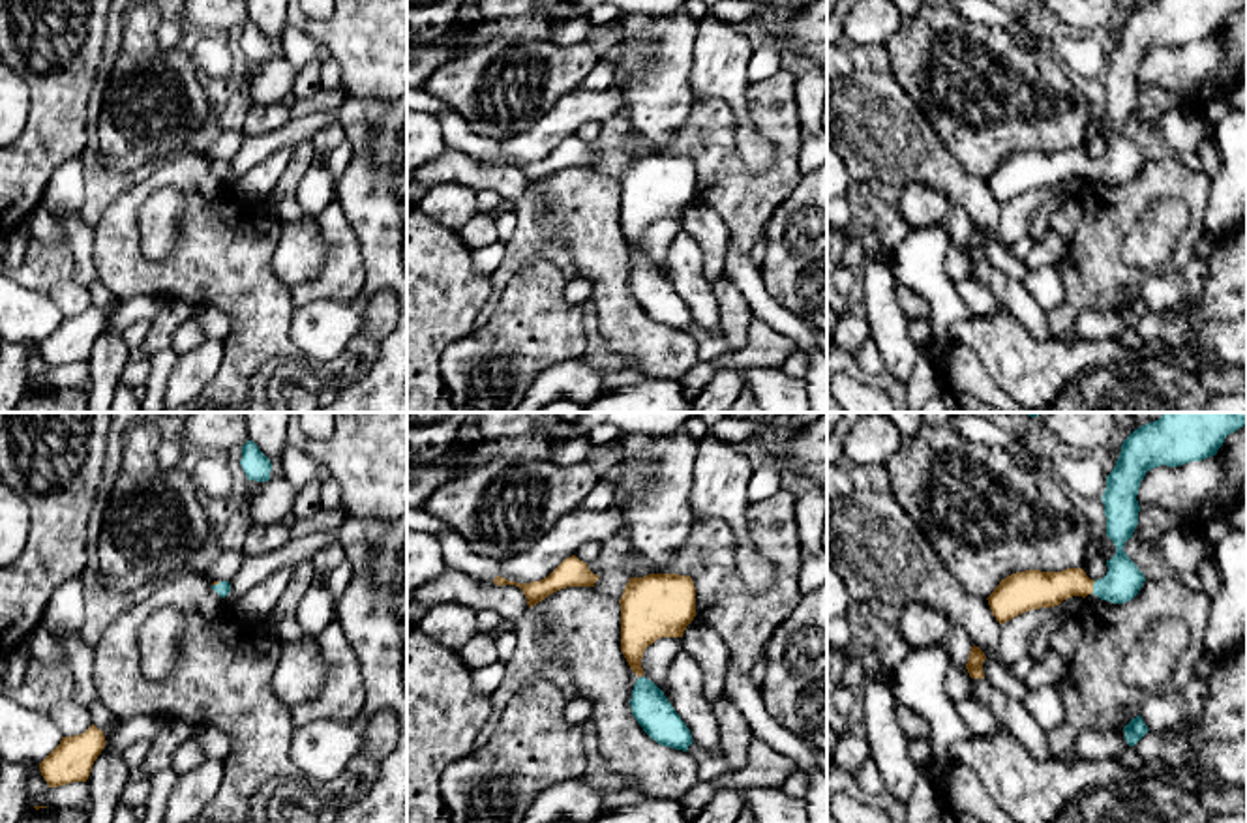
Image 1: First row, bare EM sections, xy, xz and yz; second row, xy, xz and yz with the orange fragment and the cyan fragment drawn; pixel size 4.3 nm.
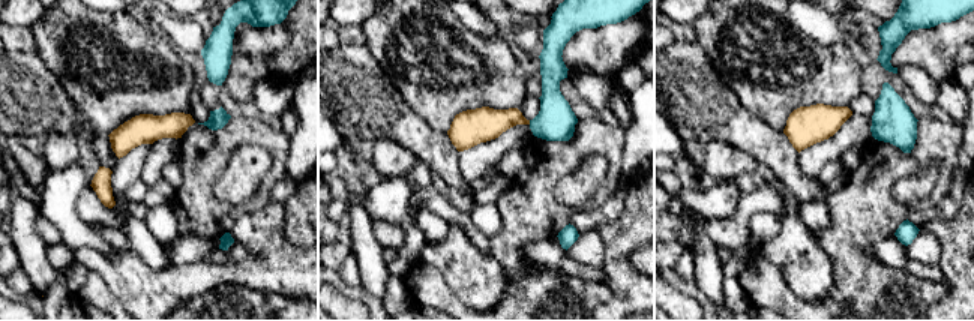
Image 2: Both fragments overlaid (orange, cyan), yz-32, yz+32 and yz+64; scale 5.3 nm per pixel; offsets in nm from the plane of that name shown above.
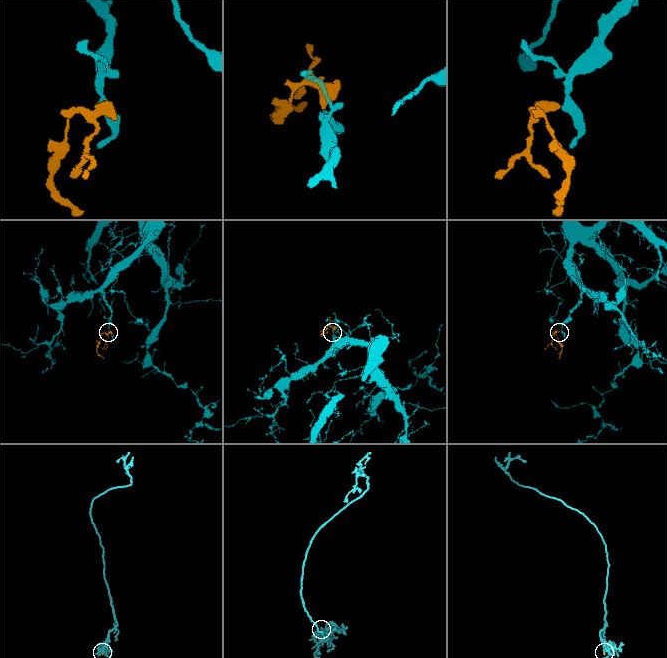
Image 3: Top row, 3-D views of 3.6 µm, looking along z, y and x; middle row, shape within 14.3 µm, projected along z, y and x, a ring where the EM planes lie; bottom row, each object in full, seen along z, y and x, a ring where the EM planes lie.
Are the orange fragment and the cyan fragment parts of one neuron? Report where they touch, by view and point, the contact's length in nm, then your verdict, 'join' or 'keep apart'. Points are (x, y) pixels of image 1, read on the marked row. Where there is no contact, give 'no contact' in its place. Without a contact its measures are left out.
contact yz (1092, 587); length 50 nm; join

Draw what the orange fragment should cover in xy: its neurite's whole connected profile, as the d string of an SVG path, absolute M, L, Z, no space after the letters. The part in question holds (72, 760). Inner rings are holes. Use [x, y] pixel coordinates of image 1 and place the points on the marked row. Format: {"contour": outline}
{"contour": "M94 724L81 735L62 737L60 744L39 763L41 776L49 787L86 782L105 742L103 731Z"}

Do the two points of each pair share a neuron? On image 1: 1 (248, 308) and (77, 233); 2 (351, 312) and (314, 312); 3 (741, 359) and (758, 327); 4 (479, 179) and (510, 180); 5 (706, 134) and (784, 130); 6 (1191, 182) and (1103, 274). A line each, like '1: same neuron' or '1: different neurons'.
1: different neurons
2: same neuron
3: same neuron
4: same neuron
5: same neuron
6: same neuron

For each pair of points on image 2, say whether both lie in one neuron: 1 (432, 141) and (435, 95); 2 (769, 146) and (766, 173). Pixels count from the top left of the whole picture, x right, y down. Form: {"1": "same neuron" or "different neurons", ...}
{"1": "different neurons", "2": "different neurons"}

